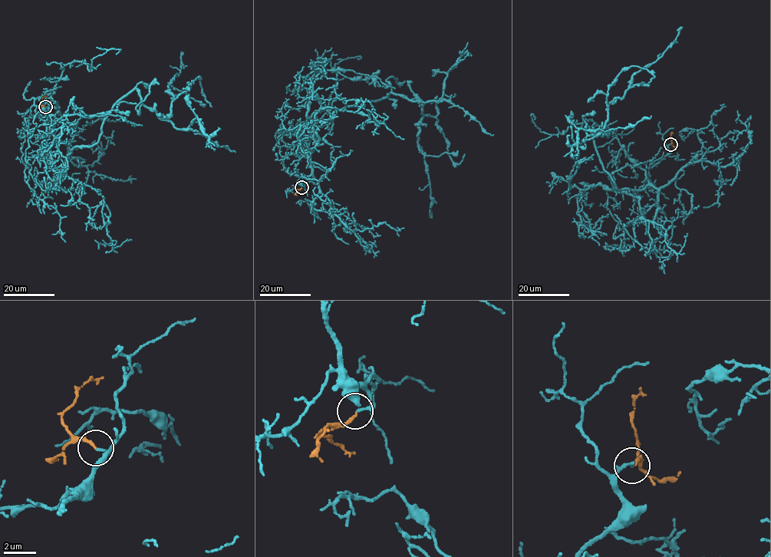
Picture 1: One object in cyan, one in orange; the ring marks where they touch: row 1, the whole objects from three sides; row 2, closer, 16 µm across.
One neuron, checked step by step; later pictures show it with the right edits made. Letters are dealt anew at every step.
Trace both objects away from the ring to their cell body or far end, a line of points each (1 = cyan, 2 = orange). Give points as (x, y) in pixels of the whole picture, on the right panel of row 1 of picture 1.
1: (670, 144), (644, 170), (644, 188), (569, 186), (578, 143), (588, 134), (601, 136), (608, 103), (682, 28)
2: (670, 144), (672, 132)

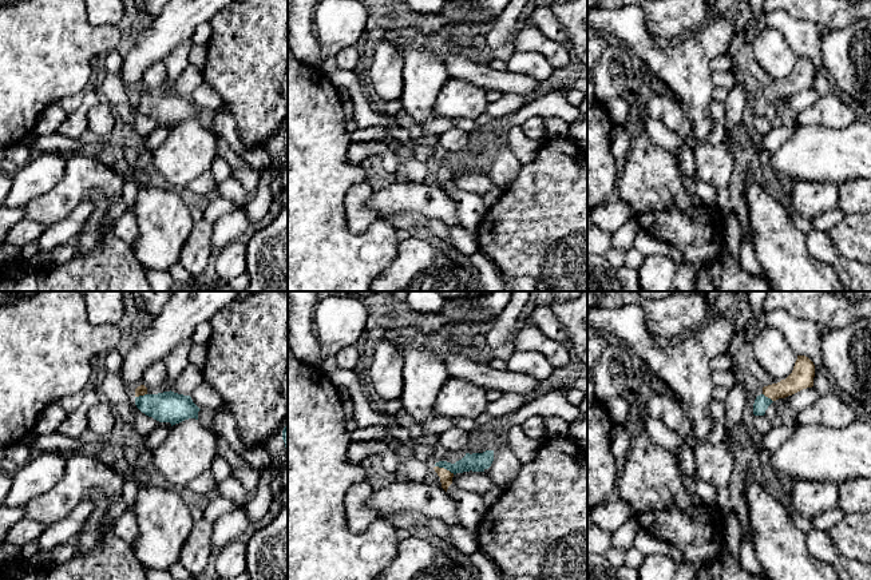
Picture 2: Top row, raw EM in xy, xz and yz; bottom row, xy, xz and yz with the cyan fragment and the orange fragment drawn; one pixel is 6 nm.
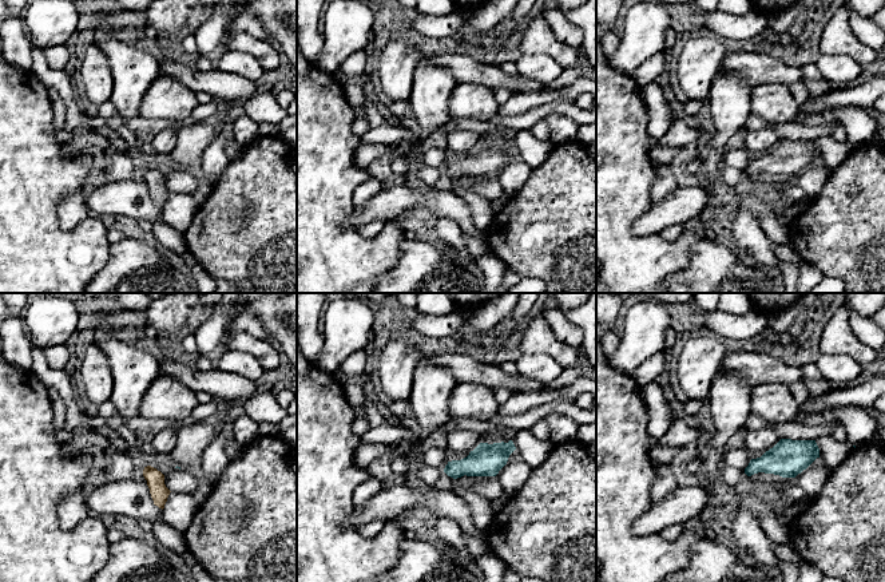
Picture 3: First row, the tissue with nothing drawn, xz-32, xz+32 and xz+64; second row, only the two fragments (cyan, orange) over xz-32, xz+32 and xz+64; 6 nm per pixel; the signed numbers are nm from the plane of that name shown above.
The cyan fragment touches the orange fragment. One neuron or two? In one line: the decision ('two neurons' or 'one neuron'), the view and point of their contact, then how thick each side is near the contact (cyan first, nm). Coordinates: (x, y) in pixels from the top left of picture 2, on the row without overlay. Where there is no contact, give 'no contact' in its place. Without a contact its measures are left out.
one neuron; meets cyan in xz at (444, 169); 110 nm thick on the cyan side, 80 nm on the other

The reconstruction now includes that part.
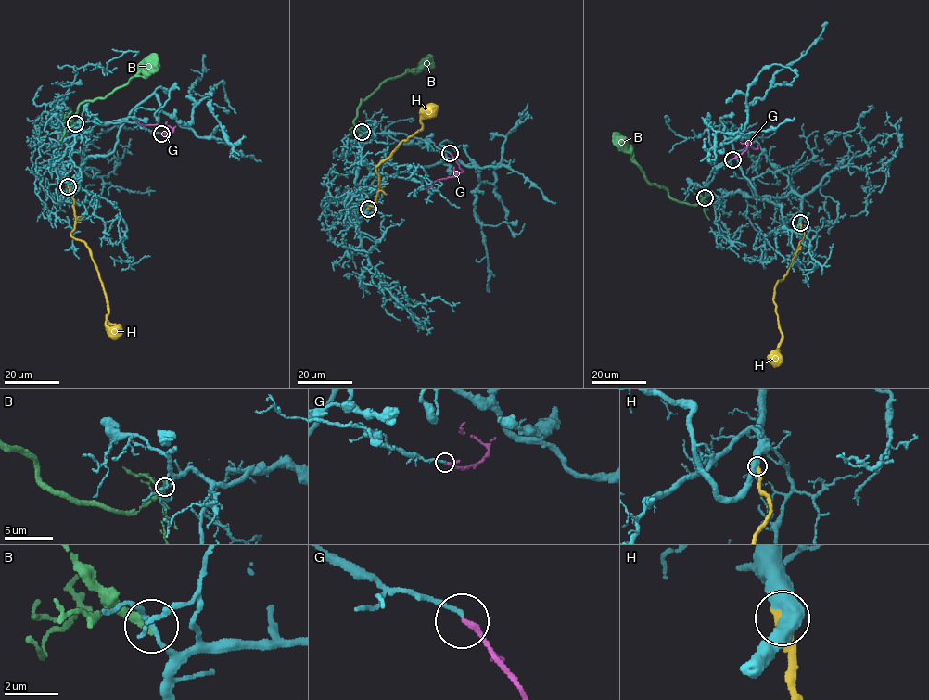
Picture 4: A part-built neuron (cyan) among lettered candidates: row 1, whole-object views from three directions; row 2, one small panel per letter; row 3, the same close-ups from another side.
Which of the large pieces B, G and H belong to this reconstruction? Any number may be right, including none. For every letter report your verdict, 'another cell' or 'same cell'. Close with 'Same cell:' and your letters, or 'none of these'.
B: another cell
G: same cell
H: same cell
Same cell: G, H

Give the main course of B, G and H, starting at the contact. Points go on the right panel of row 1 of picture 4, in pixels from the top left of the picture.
B: (705, 197), (696, 205), (672, 198), (667, 189), (648, 182), (634, 159), (631, 147), (617, 144), (613, 136)
G: (732, 159), (746, 149), (747, 142), (757, 149), (757, 146)
H: (800, 222), (804, 237), (784, 278), (774, 288), (773, 302), (782, 341), (777, 358), (771, 361), (773, 362)

